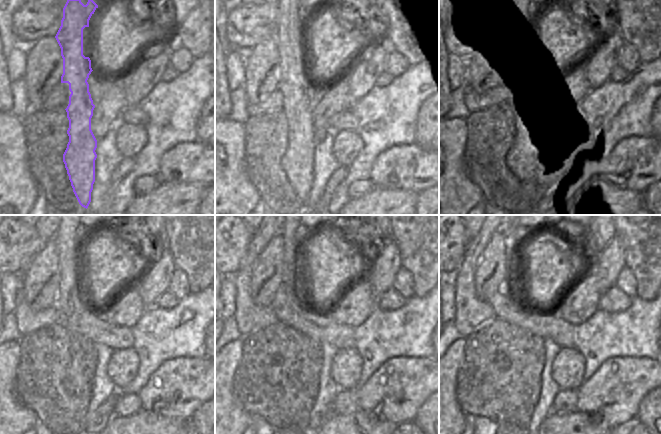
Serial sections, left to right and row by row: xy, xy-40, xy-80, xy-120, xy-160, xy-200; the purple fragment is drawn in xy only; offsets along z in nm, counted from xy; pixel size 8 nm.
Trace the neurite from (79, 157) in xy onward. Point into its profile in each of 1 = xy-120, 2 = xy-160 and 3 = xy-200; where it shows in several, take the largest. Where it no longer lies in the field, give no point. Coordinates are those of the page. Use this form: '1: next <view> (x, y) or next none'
1: next xy-120 (67, 243)
2: next xy-160 (292, 274)
3: next xy-200 (513, 245)

